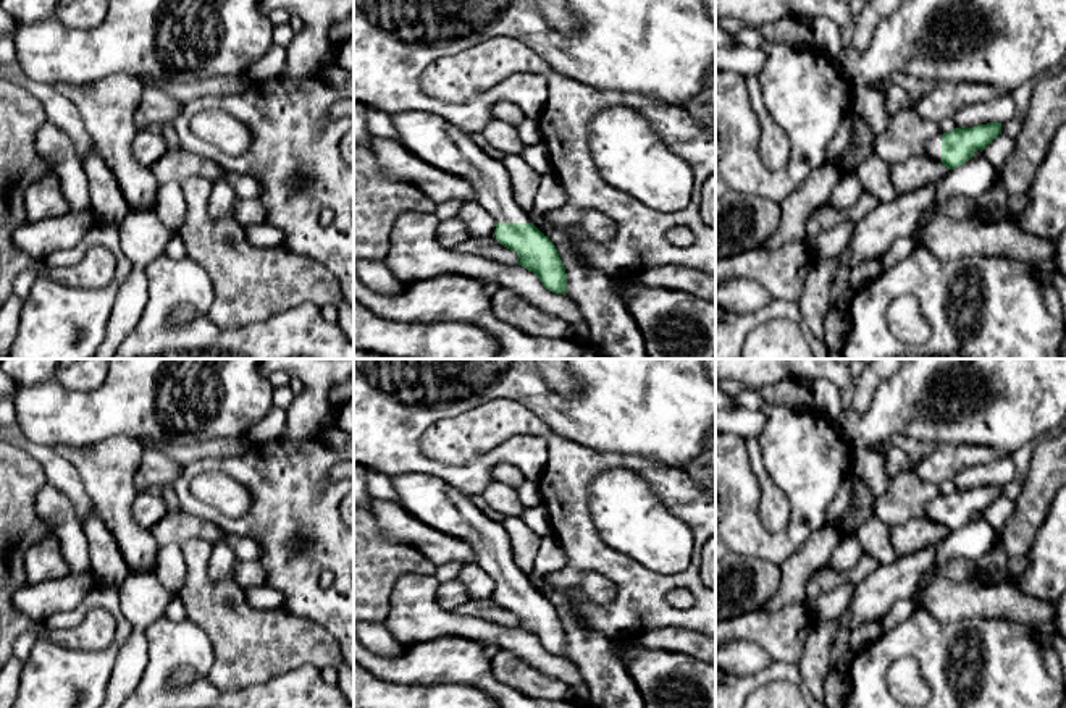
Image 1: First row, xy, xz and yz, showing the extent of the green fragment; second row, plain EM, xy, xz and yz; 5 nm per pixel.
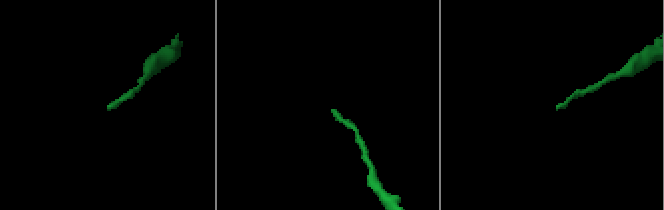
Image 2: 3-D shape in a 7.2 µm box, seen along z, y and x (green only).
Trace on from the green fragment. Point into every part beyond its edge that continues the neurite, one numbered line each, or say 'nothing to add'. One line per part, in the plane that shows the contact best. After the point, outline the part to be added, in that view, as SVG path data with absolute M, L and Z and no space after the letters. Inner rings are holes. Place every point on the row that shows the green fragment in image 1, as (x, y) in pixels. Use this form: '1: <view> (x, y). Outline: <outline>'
1: xz (436, 141). Outline: M407 112L391 116L397 141L417 158L449 175L468 181L476 200L496 223L531 223L512 194L510 175L504 162L489 157L451 121L434 113Z

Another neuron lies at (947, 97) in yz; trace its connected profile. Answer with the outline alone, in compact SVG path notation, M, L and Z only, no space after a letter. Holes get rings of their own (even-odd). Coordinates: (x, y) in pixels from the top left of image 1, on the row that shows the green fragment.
M940 81L914 103L913 110L927 121L940 123L967 105L987 102L1006 92L1008 89L990 84Z

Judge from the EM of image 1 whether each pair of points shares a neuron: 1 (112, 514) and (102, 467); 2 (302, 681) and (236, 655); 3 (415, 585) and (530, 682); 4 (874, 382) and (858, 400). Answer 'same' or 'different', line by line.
1: same
2: different
3: different
4: same

